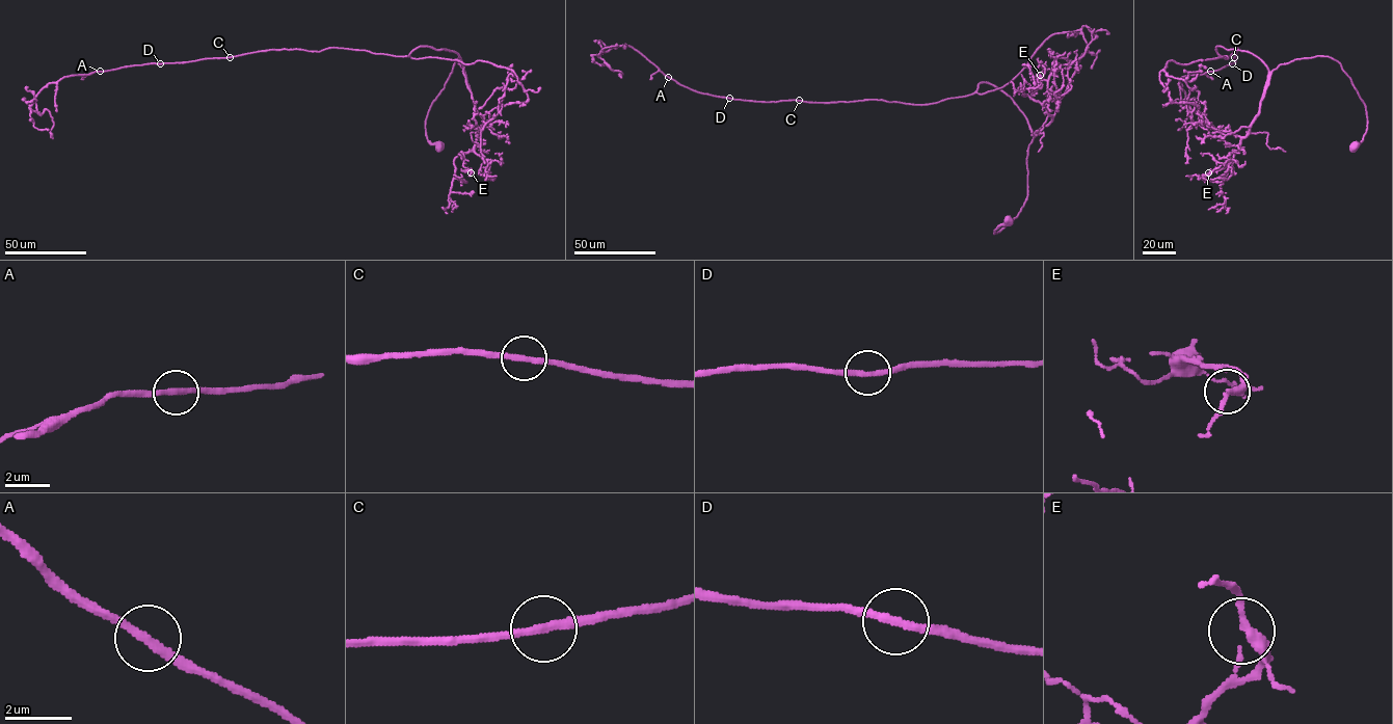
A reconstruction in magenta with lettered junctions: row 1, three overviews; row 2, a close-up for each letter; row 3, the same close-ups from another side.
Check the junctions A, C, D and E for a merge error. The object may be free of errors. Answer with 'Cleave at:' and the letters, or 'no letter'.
Cleave at: no letter

